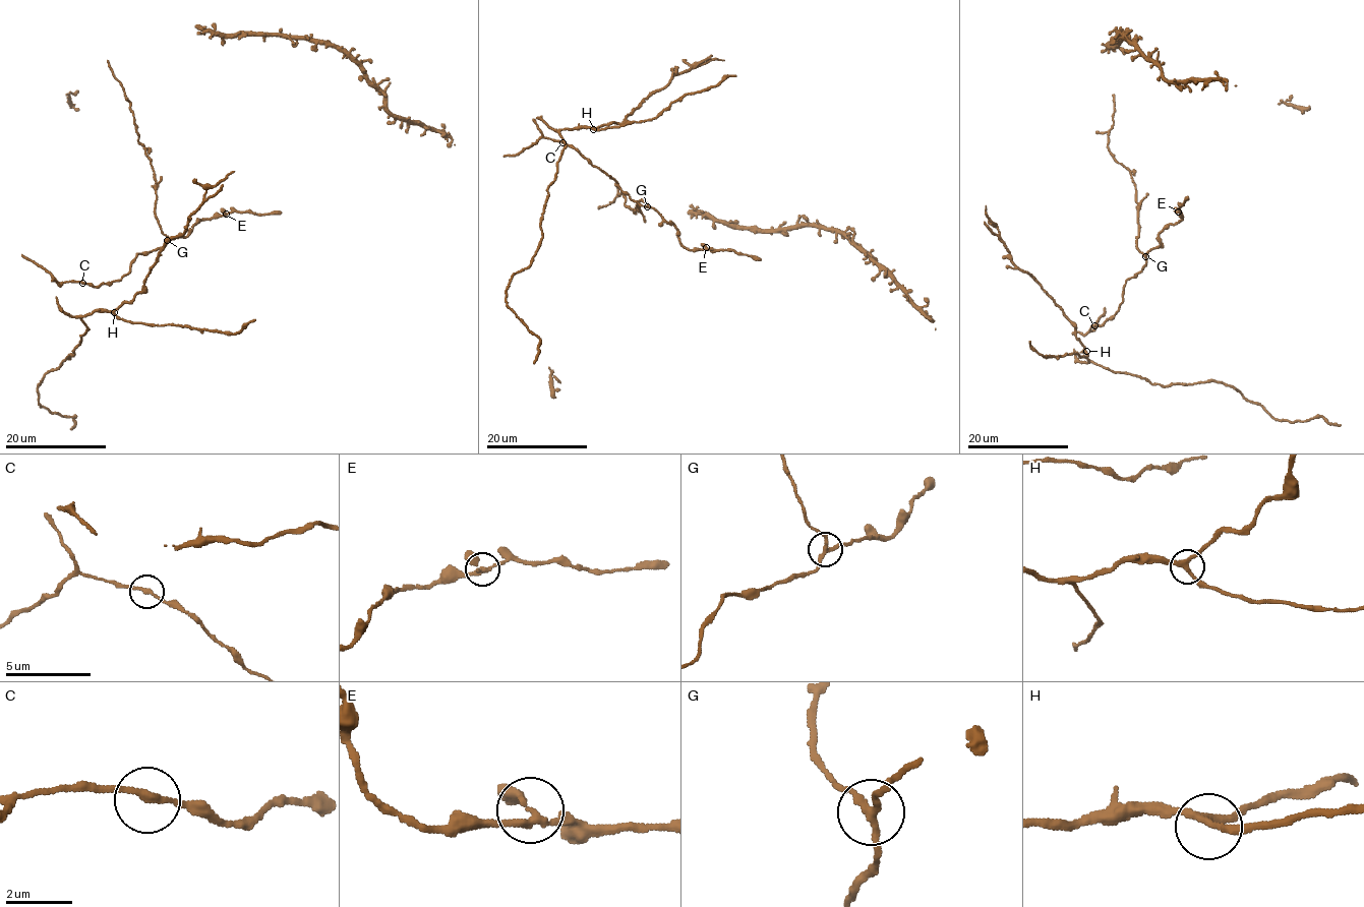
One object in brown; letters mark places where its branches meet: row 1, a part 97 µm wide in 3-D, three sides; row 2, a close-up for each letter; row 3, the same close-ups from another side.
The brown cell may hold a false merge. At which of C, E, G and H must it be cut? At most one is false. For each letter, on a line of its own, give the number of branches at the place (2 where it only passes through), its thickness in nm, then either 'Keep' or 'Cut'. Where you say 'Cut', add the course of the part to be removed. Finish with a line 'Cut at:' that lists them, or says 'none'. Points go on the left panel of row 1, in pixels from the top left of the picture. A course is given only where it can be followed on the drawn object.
C: Branches: 2. Thickness 200 nm. Keep
E: Branches: 3. Thickness 190 nm. Keep
G: Branches: 3. Thickness 190 nm. Cut. Course of the part to remove: (168, 240), (155, 213), (156, 181), (151, 160), (138, 141), (130, 101), (108, 60)
H: Branches: 3. Thickness 200 nm. Keep
Cut at: G

